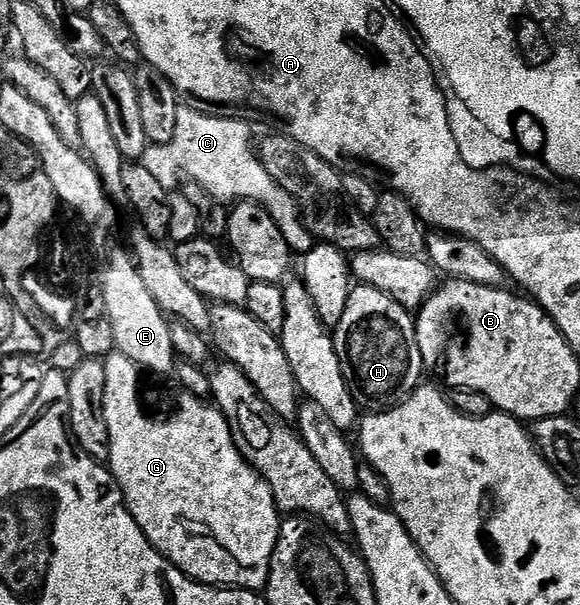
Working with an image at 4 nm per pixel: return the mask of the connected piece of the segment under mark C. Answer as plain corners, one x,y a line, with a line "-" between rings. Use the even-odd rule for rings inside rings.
180,106
176,133
171,141
174,144
174,159
141,159
144,169
148,169
148,173
152,173
152,177
156,177
156,181
160,181
160,185
164,185
168,192
173,192
186,180
199,183
201,187
208,189
212,198
223,205
243,201
258,203
274,218
276,225
280,225
280,233
284,233
291,252
311,251
316,240
302,218
298,202
288,193
284,193
284,189
280,189
280,185
272,181
268,169
264,169
256,150
256,139
254,143
253,137
250,136
249,125
242,119
229,119
226,116
229,114
226,113
205,115
204,112
197,111
202,109
194,107

